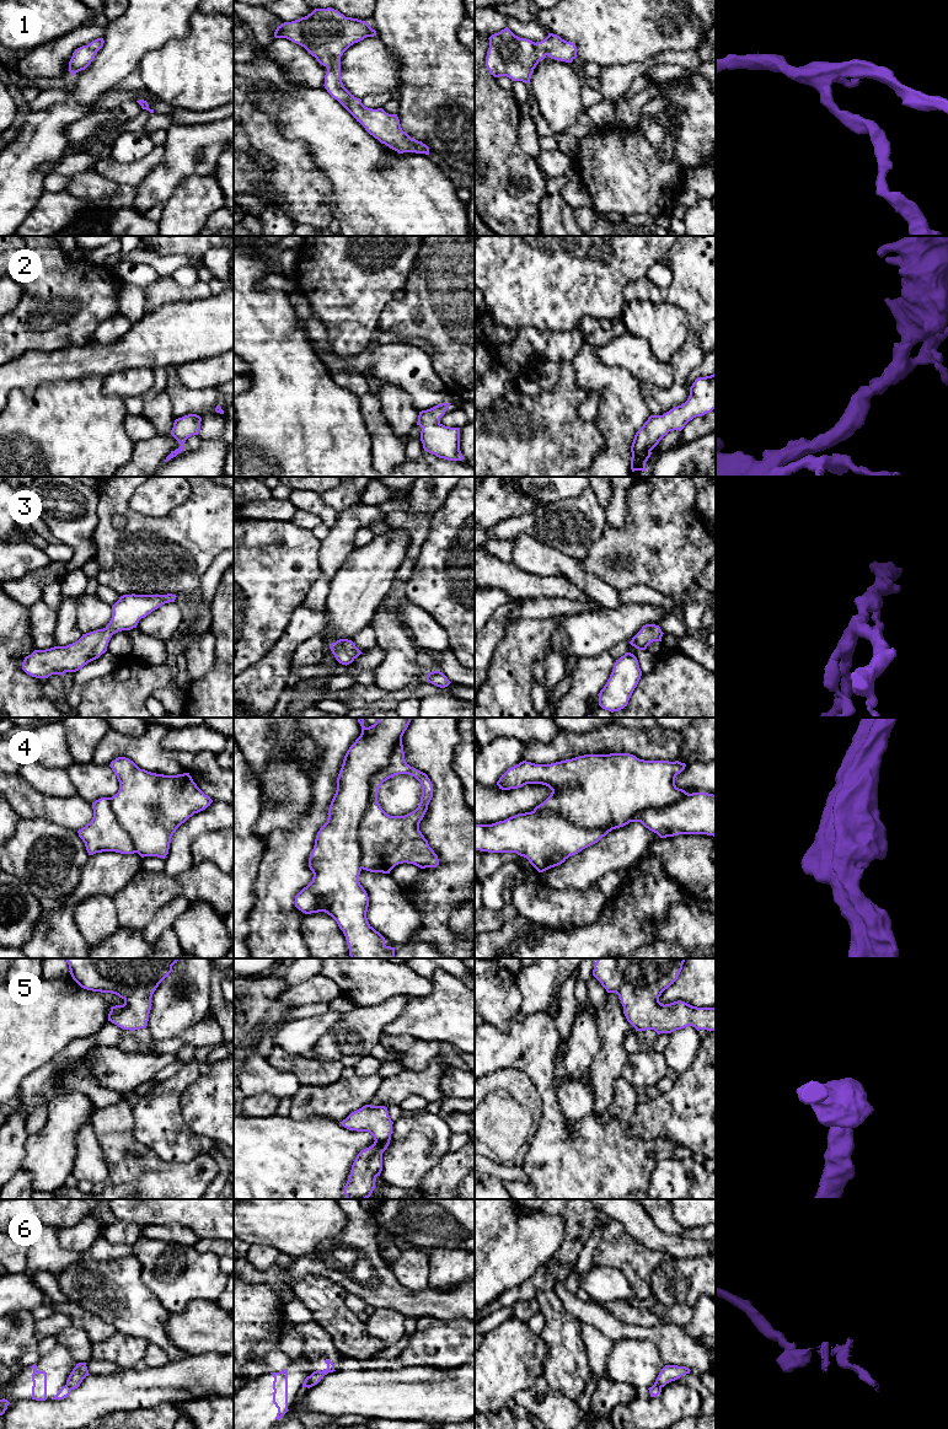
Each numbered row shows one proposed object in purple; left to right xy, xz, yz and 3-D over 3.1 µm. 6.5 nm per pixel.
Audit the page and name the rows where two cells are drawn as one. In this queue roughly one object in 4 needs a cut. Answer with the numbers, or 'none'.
4, 6

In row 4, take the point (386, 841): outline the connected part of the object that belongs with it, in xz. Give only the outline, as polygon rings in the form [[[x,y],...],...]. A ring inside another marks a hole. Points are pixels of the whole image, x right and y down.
[[[401,738],[393,747],[389,765],[375,773],[370,781],[369,806],[359,828],[363,870],[390,874],[396,865],[403,863],[421,869],[439,865],[438,855],[419,831],[432,797],[430,779],[406,762]],[[398,774],[412,775],[421,783],[421,802],[414,811],[405,816],[390,816],[381,808],[377,793],[384,781]]]

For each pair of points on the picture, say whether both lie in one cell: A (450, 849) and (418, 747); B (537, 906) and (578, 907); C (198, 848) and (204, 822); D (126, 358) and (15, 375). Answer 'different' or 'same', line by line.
A: same
B: same
C: different
D: same

